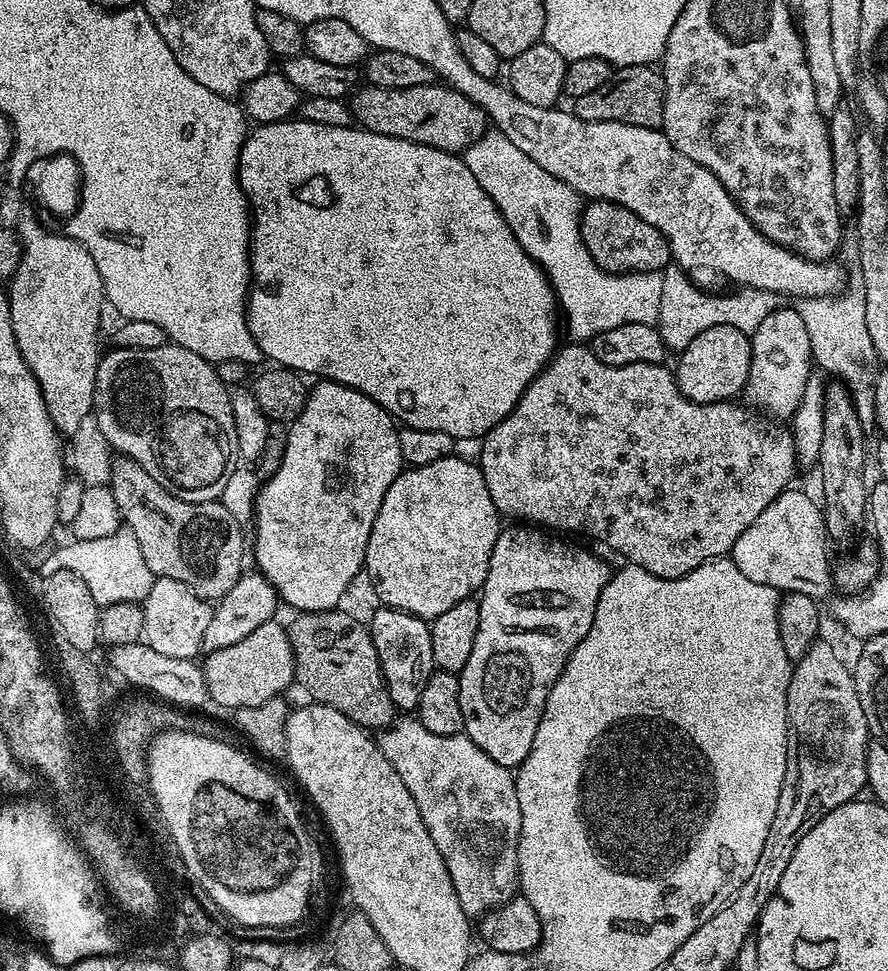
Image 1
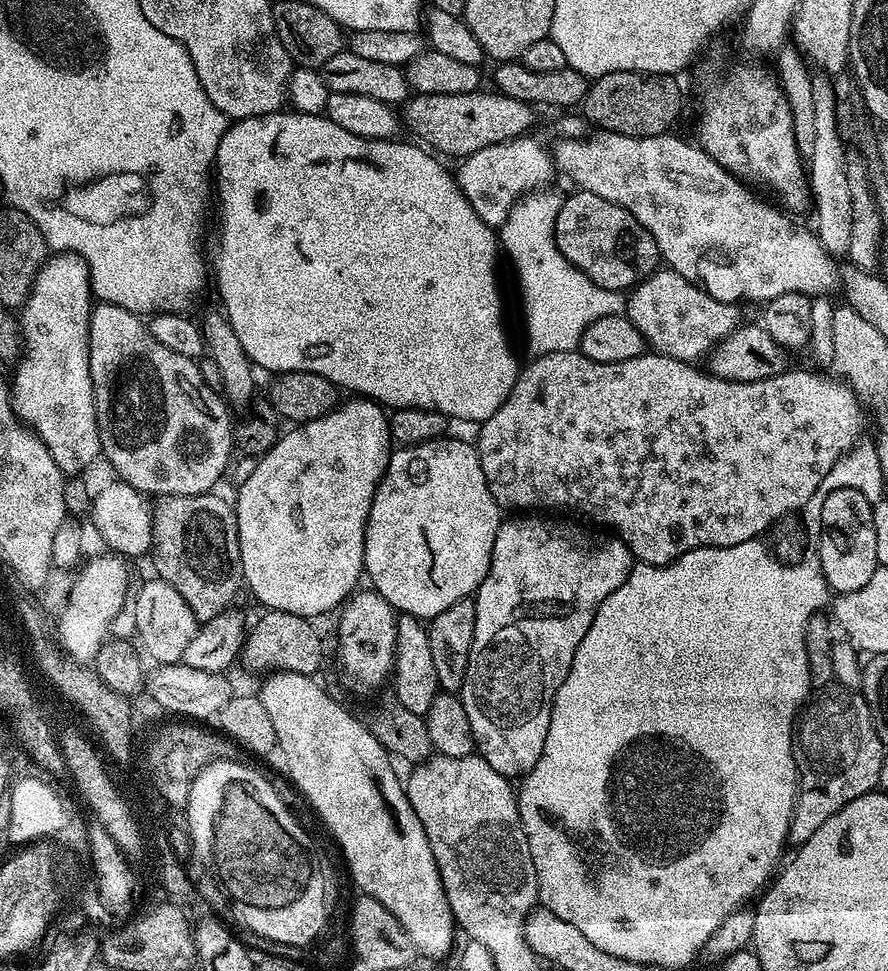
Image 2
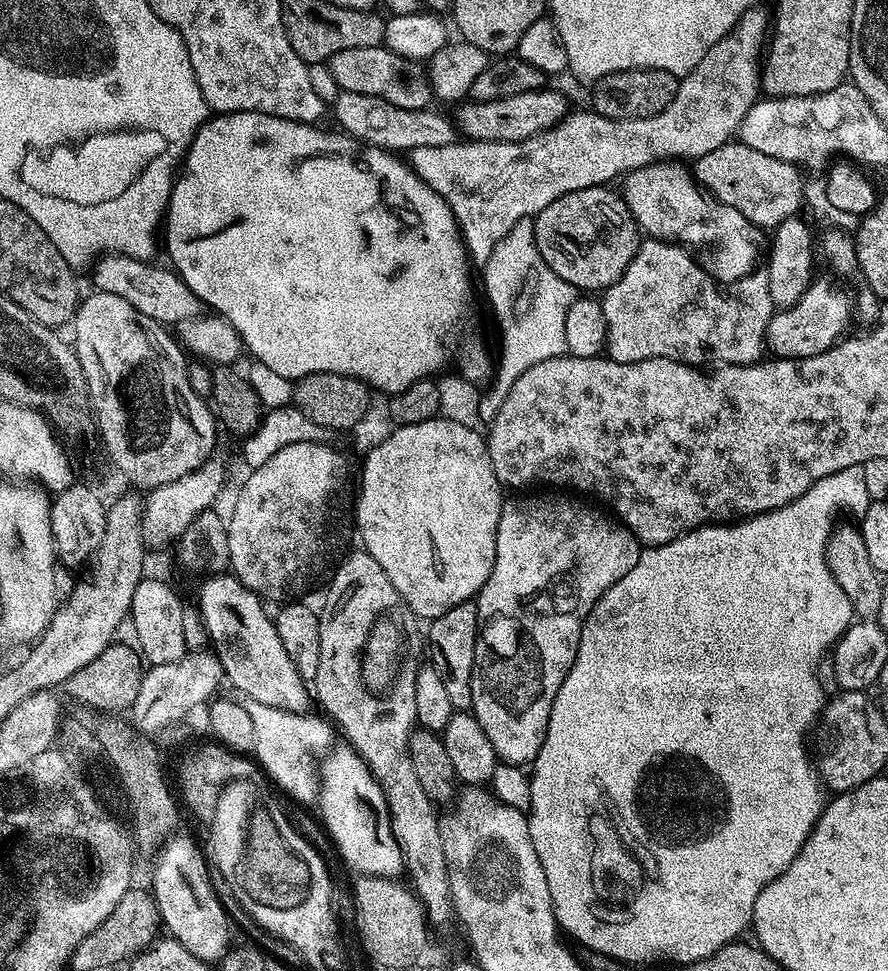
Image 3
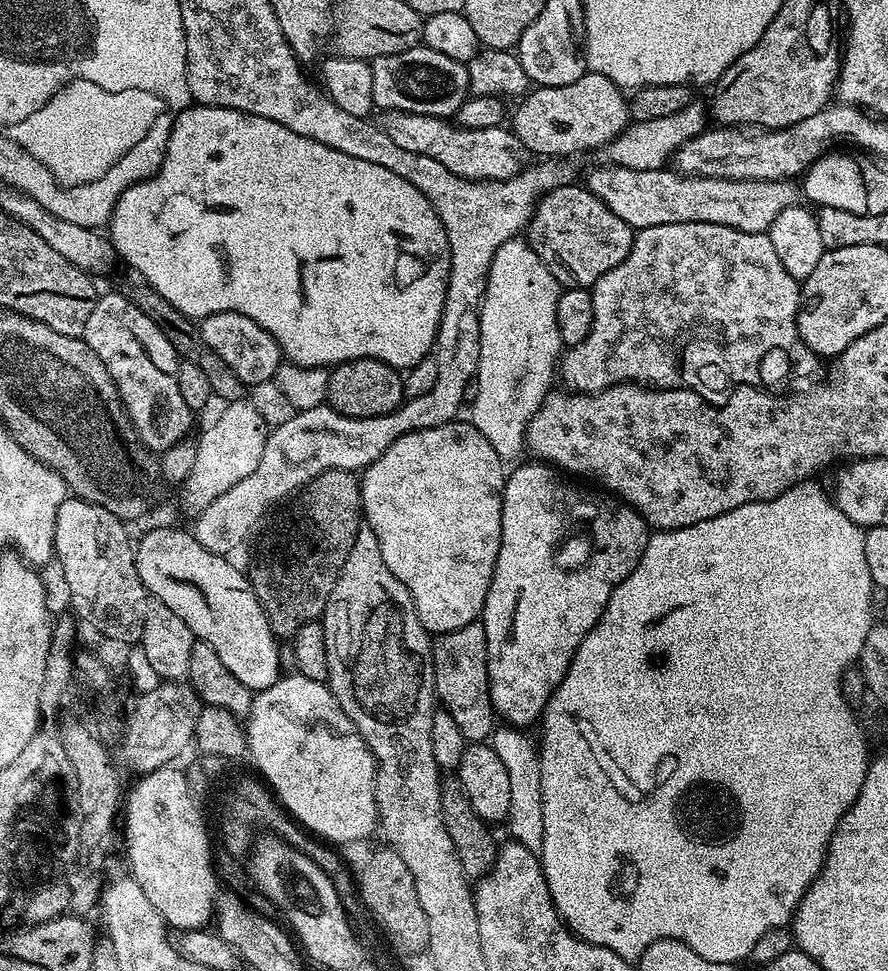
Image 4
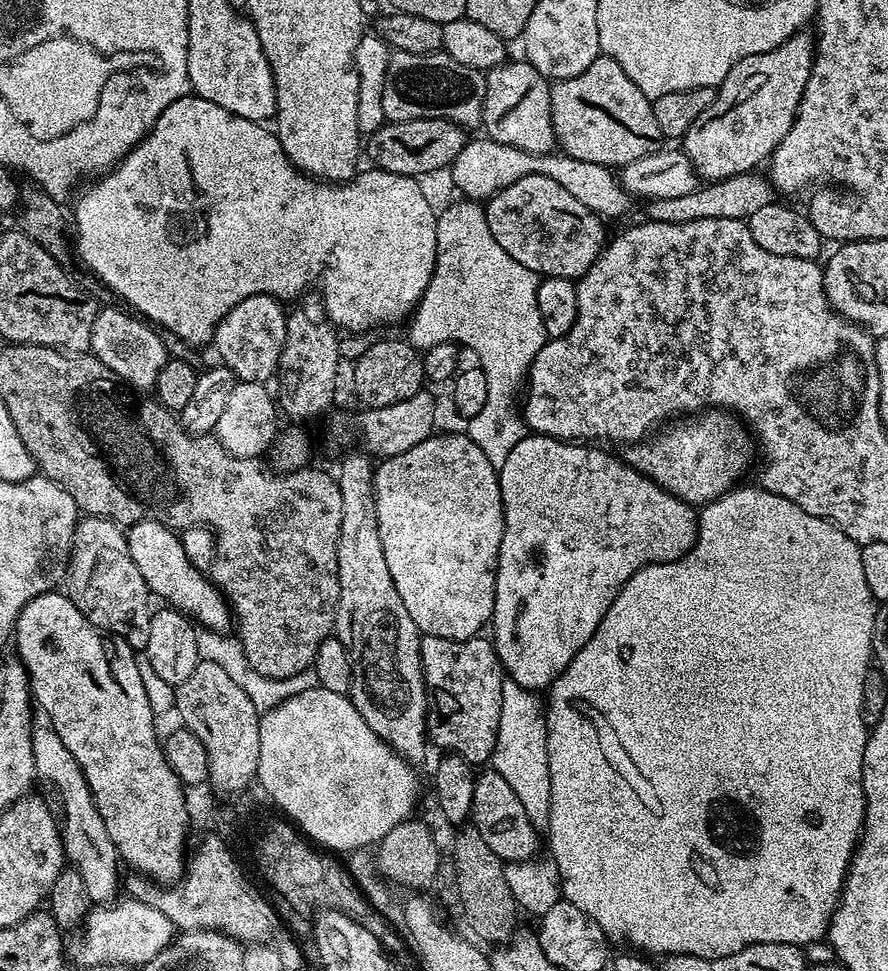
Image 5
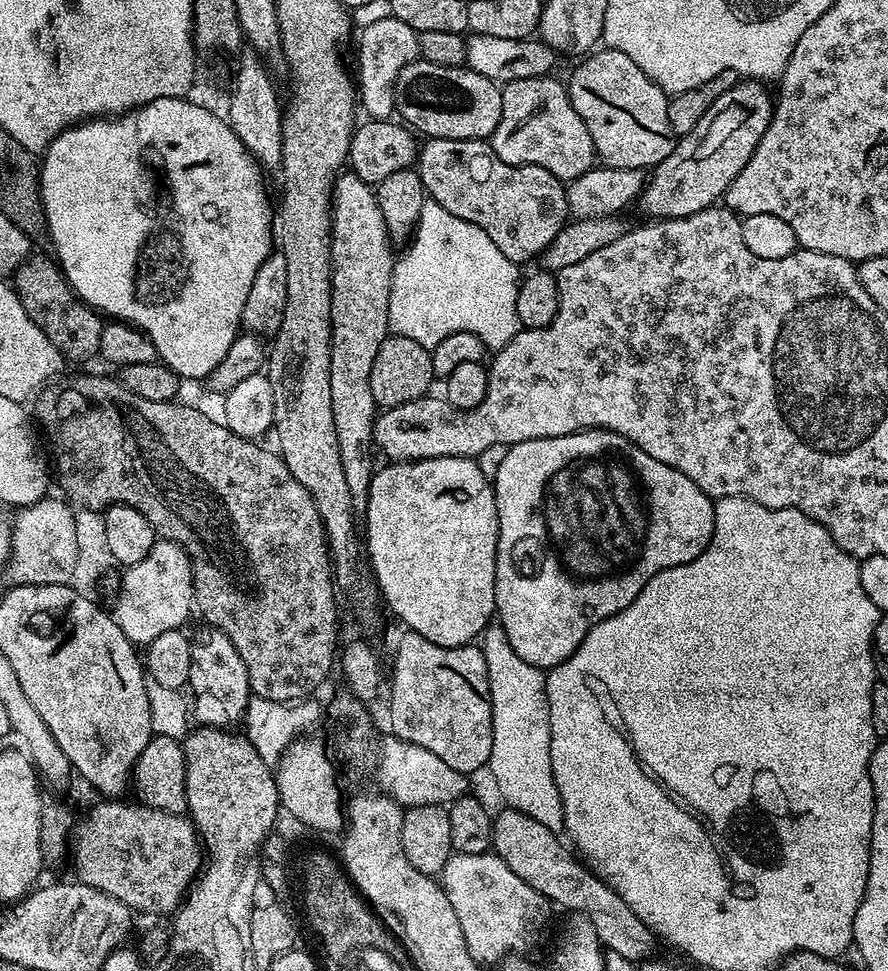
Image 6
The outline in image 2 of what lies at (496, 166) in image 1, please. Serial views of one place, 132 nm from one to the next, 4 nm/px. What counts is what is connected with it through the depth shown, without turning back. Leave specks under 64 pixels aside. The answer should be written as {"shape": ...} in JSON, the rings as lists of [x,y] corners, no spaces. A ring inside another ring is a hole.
{"shape":[[[533,190],[520,197],[517,200],[514,207],[508,212],[508,217],[506,222],[499,229],[498,232],[498,244],[502,249],[503,255],[504,252],[508,255],[508,260],[510,263],[516,267],[516,276],[520,279],[520,304],[524,307],[524,336],[528,339],[528,356],[535,358],[538,356],[545,356],[546,354],[554,354],[555,352],[574,352],[579,349],[580,339],[582,334],[586,330],[586,326],[590,326],[590,322],[594,322],[598,318],[606,318],[607,316],[619,316],[625,311],[626,308],[626,296],[624,292],[615,292],[609,288],[603,288],[598,286],[595,282],[589,278],[586,273],[580,271],[576,265],[572,264],[569,260],[565,258],[562,254],[562,250],[558,250],[556,245],[556,219],[558,218],[558,210],[562,203],[561,193],[556,192],[544,192],[548,190]]]}

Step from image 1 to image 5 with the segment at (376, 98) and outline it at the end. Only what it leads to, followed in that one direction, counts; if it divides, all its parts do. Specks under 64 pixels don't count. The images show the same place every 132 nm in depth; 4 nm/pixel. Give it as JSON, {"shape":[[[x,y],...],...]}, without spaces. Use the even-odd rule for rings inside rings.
{"shape":[[[601,55],[582,74],[574,78],[557,80],[552,89],[552,125],[557,145],[563,155],[582,158],[582,162],[598,162],[602,166],[619,170],[625,164],[634,162],[634,158],[646,158],[646,154],[654,154],[662,147],[662,137],[658,130],[658,121],[654,118],[652,101],[630,78],[626,70],[614,62],[614,58]]]}

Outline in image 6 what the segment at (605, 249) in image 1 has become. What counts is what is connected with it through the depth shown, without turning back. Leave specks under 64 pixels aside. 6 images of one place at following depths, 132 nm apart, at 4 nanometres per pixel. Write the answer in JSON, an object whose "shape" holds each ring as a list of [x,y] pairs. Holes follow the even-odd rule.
{"shape":[[[425,139],[418,152],[418,171],[425,193],[431,200],[450,210],[450,214],[466,218],[474,222],[474,226],[486,230],[486,234],[490,234],[490,242],[494,242],[494,246],[498,246],[498,250],[518,266],[523,265],[523,260],[535,261],[569,223],[568,194],[558,177],[550,174],[550,170],[542,170],[542,166],[502,162],[502,158],[494,154],[491,143],[483,140]]]}

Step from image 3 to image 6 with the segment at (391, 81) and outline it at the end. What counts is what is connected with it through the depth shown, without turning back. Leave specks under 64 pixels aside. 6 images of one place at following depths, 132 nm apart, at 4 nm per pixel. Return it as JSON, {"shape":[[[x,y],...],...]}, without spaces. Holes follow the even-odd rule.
{"shape":[[[418,58],[406,65],[398,78],[396,112],[408,128],[424,138],[487,141],[502,118],[502,88],[473,68],[438,66],[438,62]]]}

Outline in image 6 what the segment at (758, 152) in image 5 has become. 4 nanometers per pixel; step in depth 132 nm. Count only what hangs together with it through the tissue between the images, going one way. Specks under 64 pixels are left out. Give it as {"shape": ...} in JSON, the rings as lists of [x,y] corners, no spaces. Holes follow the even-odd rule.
{"shape":[[[751,78],[736,84],[702,118],[690,134],[679,137],[676,149],[662,163],[651,169],[638,205],[645,217],[653,221],[677,220],[713,207],[724,192],[742,174],[742,166],[750,162],[766,126],[772,121],[773,93],[768,93],[763,83]]]}

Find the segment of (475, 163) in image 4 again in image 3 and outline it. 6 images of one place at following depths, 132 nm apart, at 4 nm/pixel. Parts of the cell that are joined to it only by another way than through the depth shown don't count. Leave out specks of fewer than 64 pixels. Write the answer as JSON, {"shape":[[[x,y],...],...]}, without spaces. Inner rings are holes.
{"shape":[[[354,91],[341,92],[332,106],[337,124],[347,135],[364,144],[381,148],[393,154],[407,154],[418,146],[446,147],[455,143],[458,132],[455,123],[433,109],[405,110],[394,106],[384,98],[357,94]]]}

